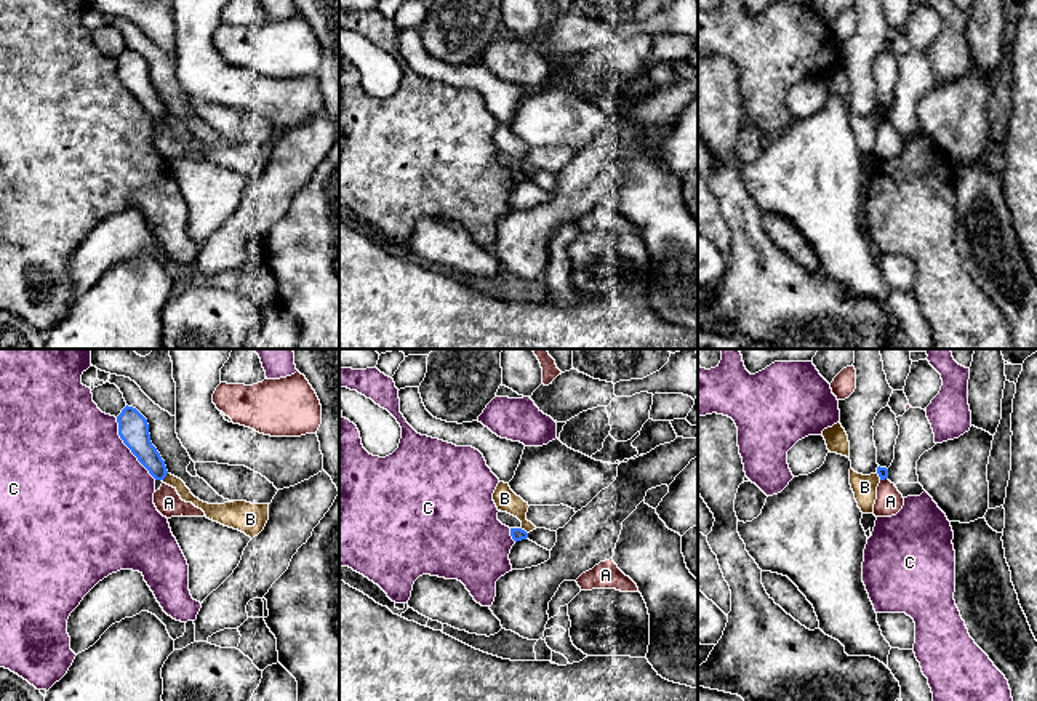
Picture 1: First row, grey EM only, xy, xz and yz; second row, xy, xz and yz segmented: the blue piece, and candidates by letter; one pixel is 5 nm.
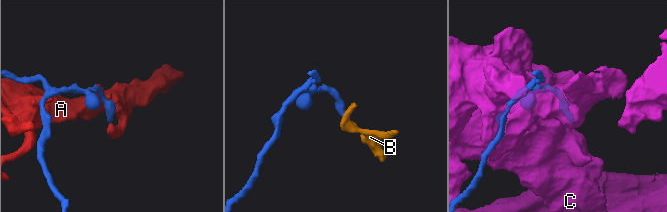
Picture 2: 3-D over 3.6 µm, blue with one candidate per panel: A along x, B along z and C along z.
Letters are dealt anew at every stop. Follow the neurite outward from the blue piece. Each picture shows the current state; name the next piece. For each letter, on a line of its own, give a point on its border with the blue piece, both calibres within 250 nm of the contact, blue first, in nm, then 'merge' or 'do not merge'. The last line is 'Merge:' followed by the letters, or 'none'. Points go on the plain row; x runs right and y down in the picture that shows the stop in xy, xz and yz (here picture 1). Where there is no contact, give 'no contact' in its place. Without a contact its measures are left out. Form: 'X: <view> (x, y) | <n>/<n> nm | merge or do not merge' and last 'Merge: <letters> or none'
A: yz (884, 120) | 50/140 nm | do not merge
B: xy (165, 117) | 140/60 nm | do not merge
C: xy (128, 88) | 160/500 nm | do not merge
Merge: none

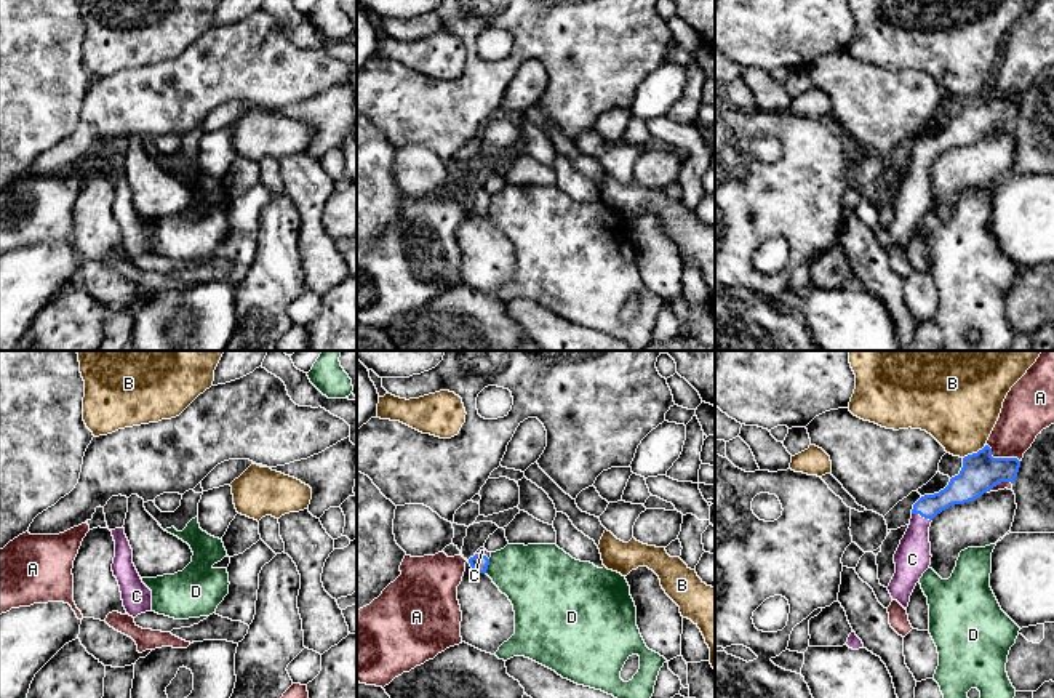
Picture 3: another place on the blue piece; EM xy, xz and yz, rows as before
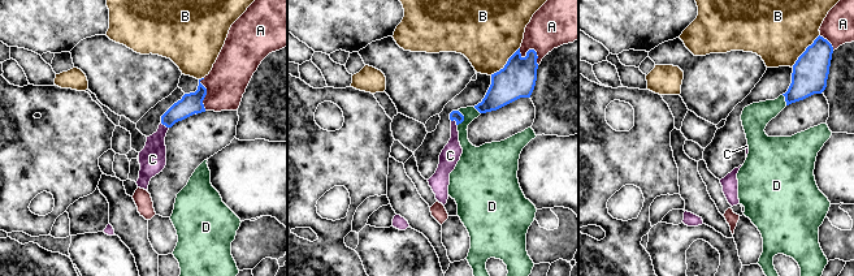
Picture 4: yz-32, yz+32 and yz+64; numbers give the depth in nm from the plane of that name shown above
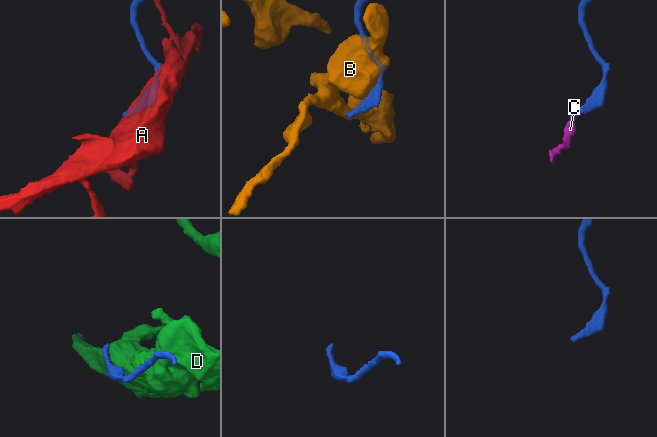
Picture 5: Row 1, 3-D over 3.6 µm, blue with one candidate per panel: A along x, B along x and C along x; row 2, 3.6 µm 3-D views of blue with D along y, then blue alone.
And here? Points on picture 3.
A: yz (1000, 100) | 190/240 nm | do not merge
B: yz (974, 95) | 190/400 nm | do not merge
C: yz (922, 157) | 150/180 nm | merge
D: xz (488, 205) | 90/340 nm | do not merge
Merge: C

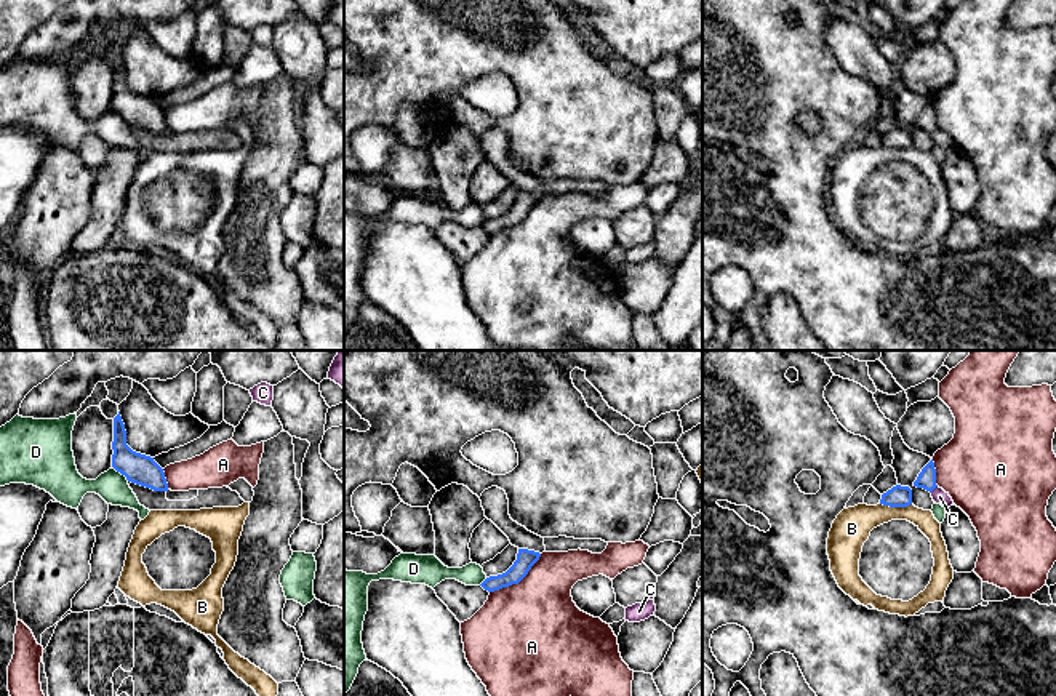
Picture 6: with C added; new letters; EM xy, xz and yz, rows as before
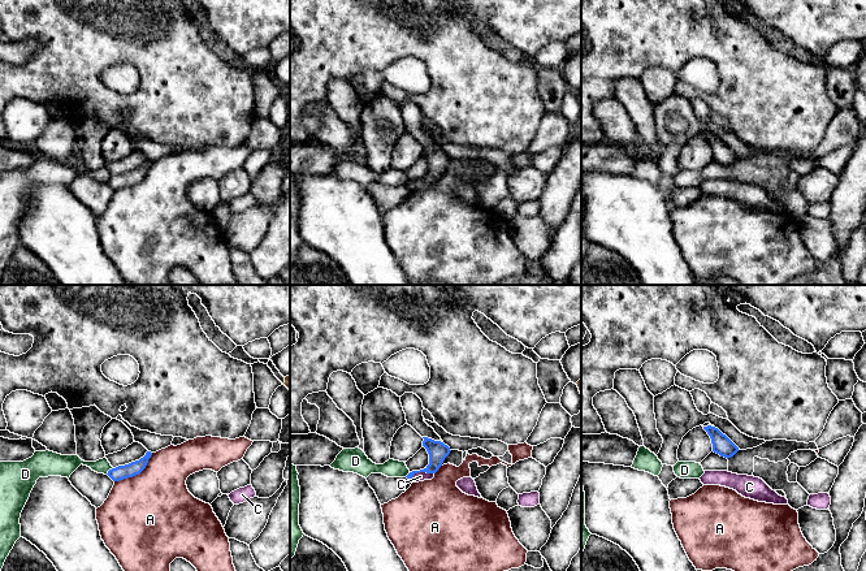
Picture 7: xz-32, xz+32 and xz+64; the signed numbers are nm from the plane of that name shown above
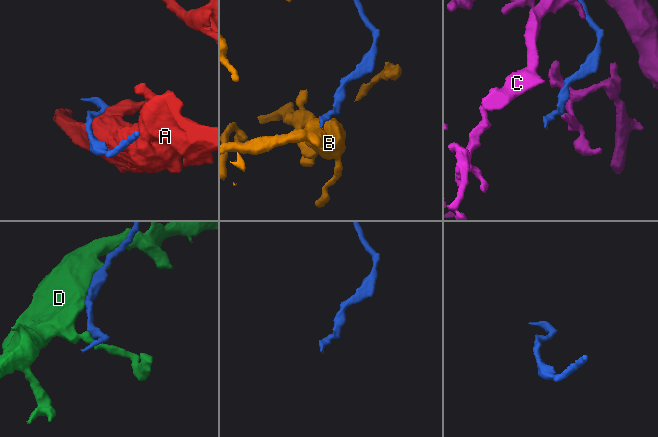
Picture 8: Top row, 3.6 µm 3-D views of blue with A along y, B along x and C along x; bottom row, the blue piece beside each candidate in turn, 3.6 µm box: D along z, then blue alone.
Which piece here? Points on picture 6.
A: xz (517, 224) | 100/500 nm | do not merge
B: yz (896, 148) | 110/190 nm | do not merge
C: yz (933, 130) | 100/80 nm | do not merge
D: xy (120, 114) | 150/160 nm | do not merge
Merge: none

